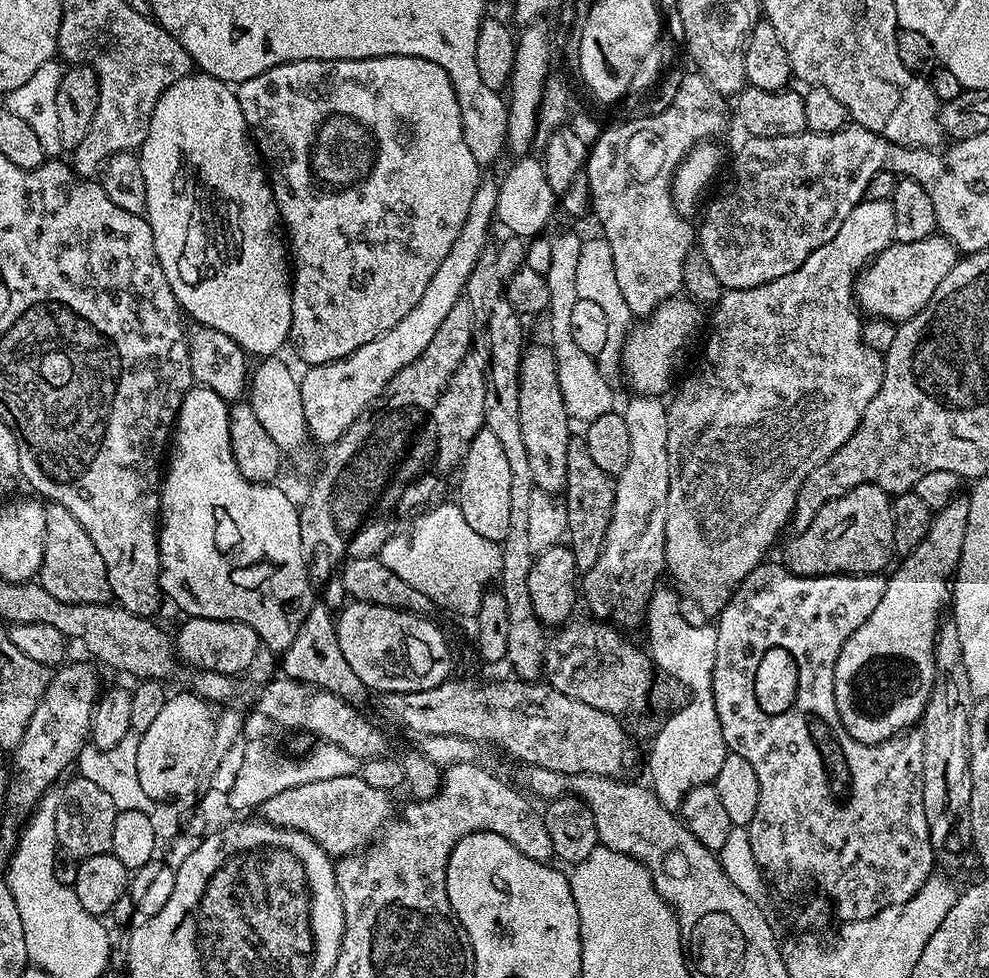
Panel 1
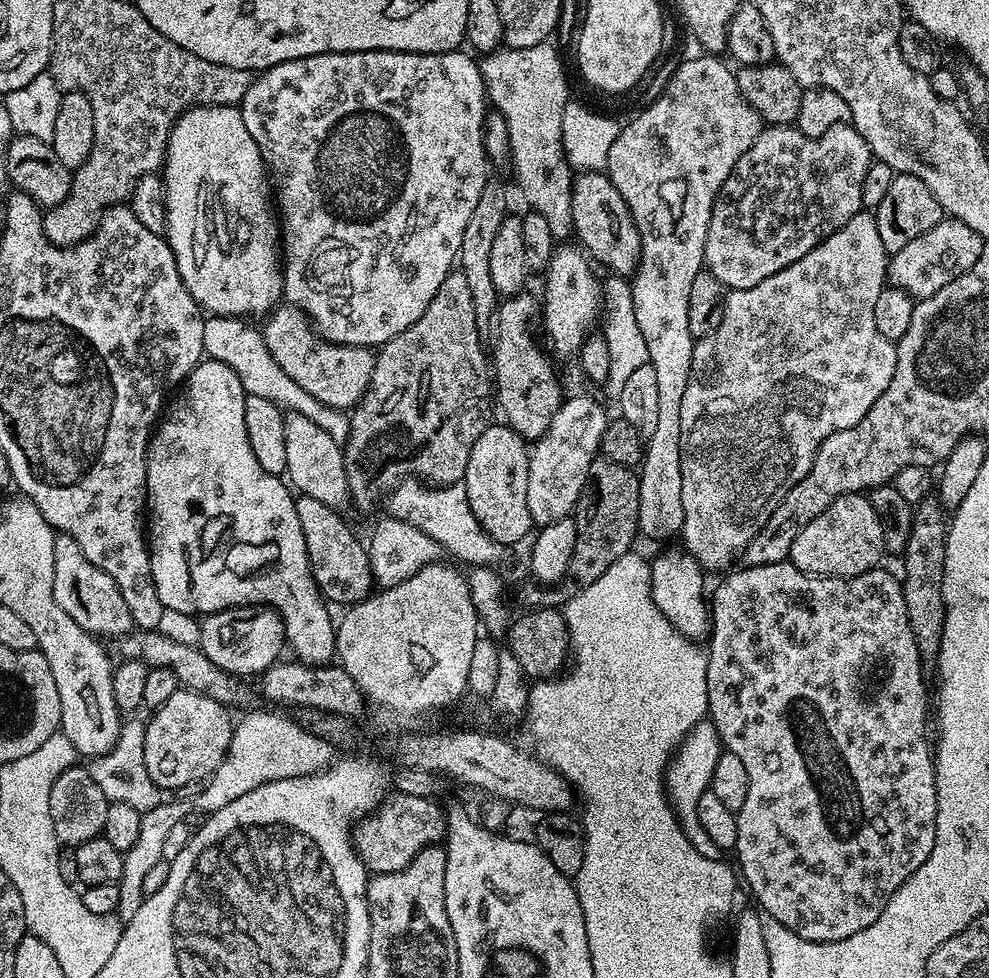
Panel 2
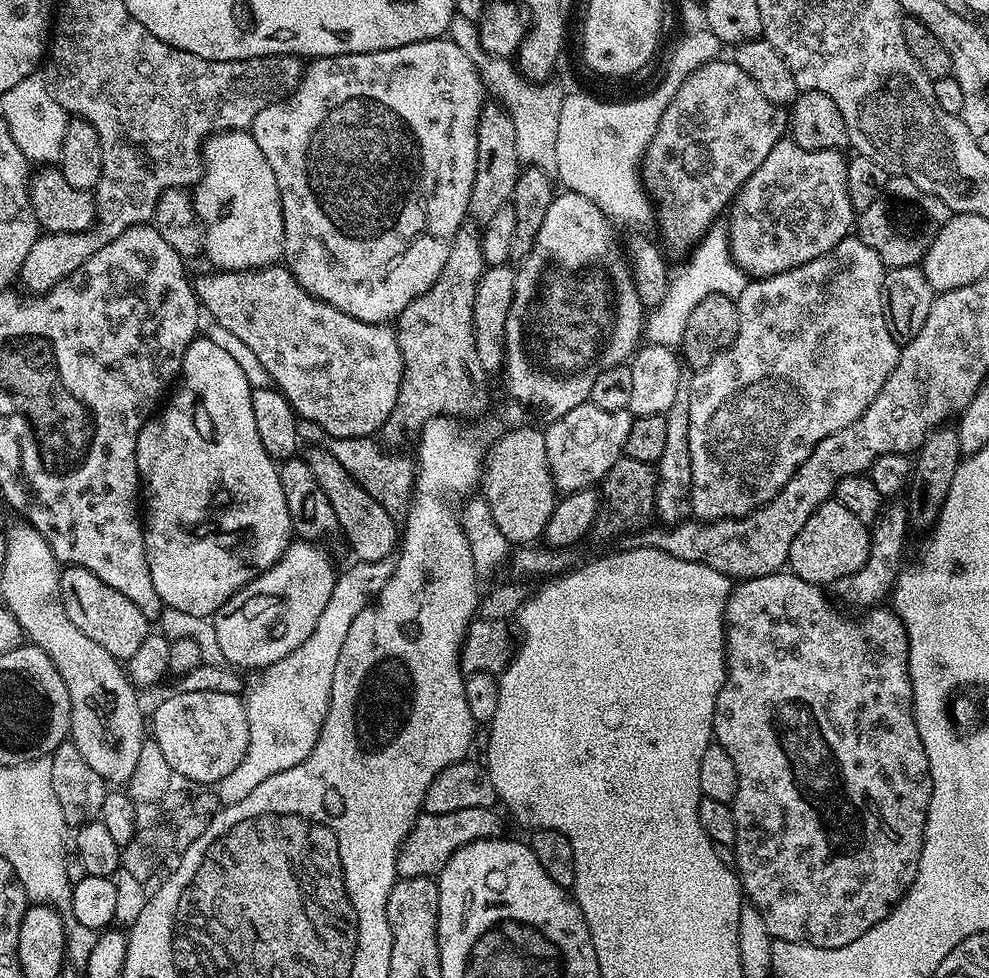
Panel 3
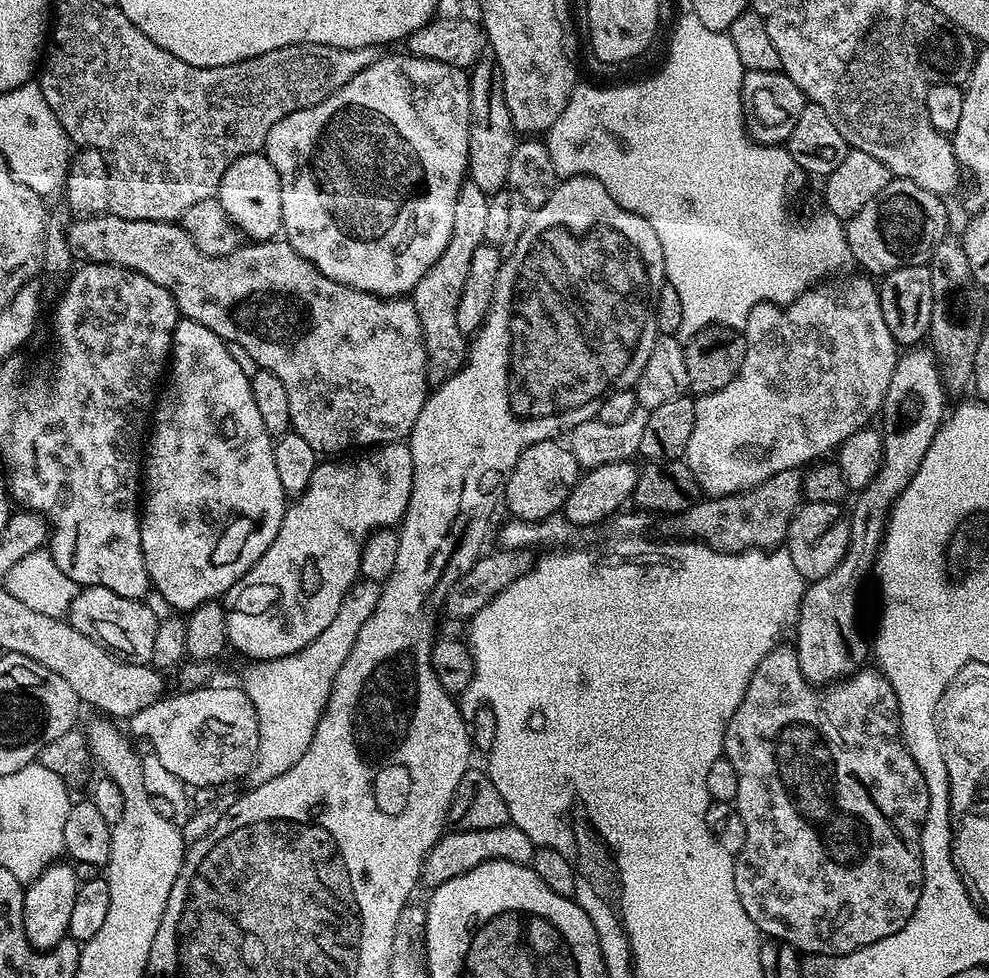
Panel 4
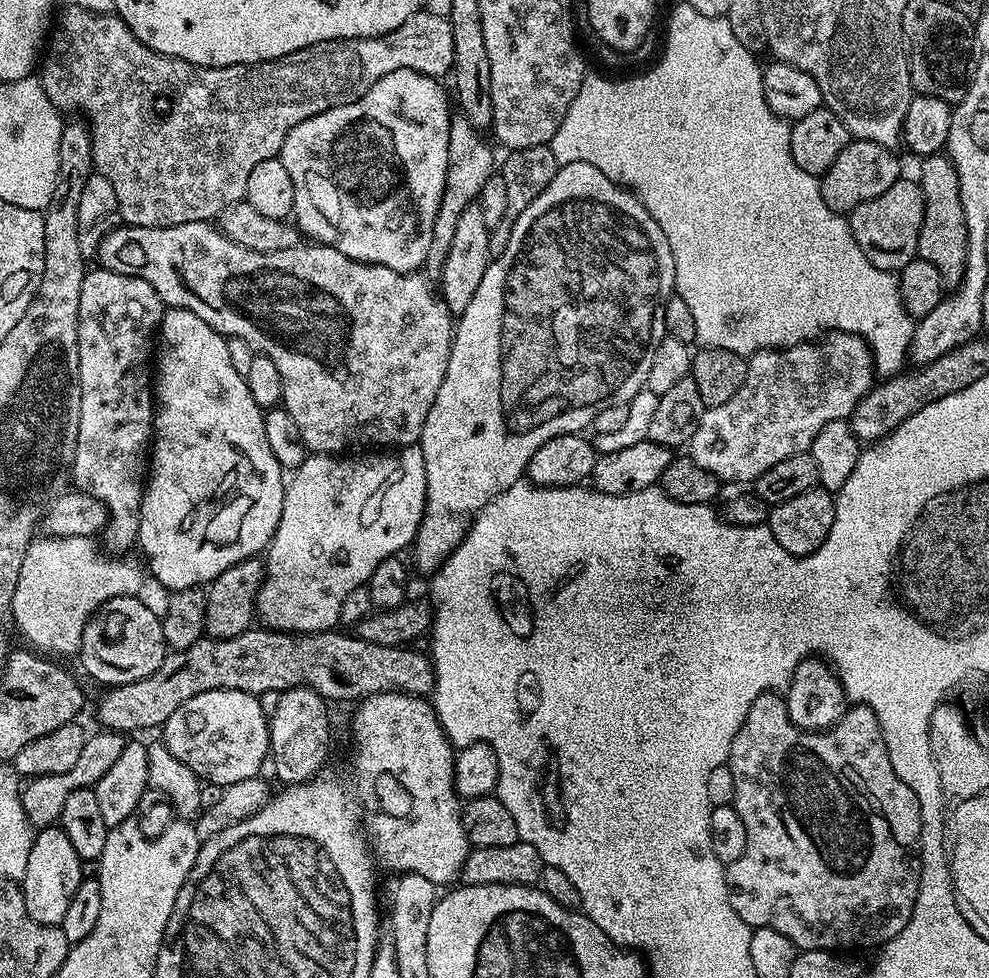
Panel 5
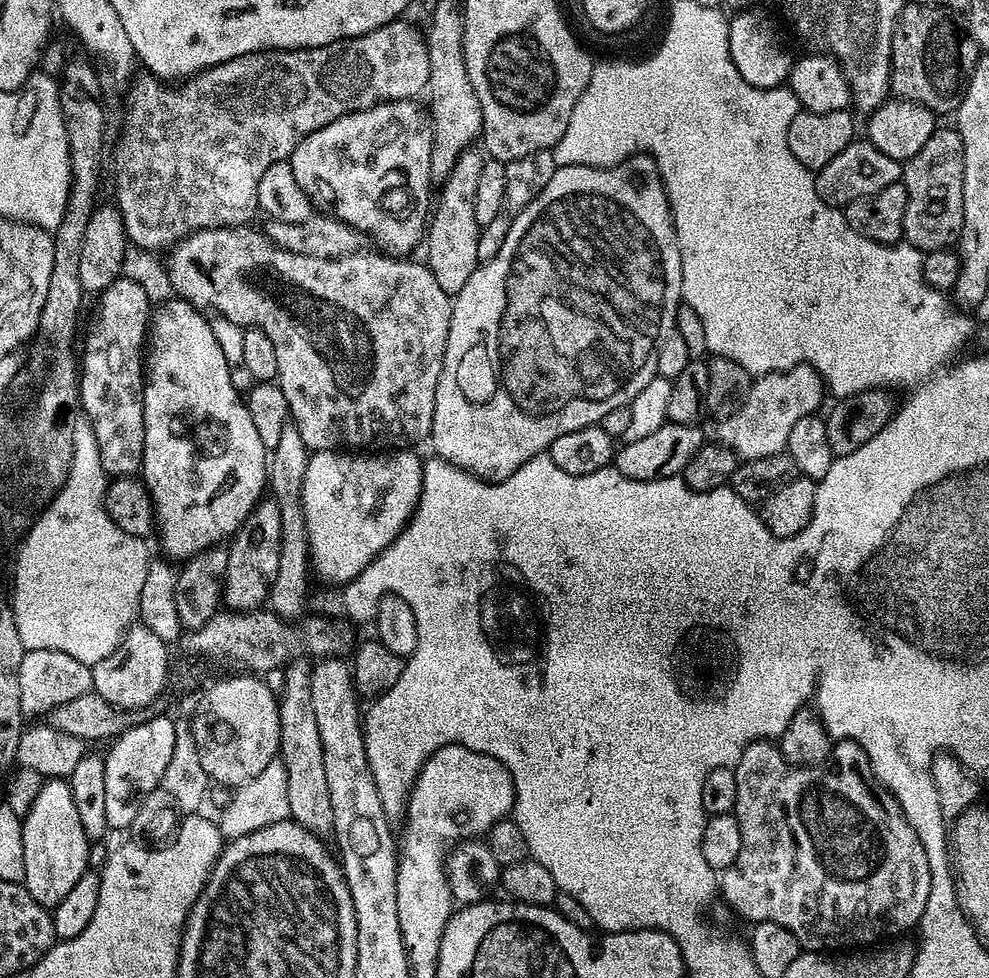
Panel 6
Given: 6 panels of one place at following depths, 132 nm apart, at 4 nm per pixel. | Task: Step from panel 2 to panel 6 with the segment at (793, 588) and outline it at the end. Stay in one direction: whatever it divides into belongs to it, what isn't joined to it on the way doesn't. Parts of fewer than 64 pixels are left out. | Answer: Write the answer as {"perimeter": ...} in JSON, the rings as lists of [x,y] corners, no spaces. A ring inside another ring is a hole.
{"perimeter":[[[756,740],[744,747],[742,758],[738,758],[734,771],[738,782],[738,798],[734,814],[738,818],[738,826],[742,826],[742,850],[738,850],[738,858],[734,858],[734,862],[730,862],[730,866],[719,873],[718,892],[721,897],[724,895],[725,902],[742,919],[752,924],[774,922],[790,930],[790,934],[798,938],[803,951],[822,953],[827,953],[829,950],[856,950],[861,946],[876,946],[889,938],[907,933],[904,932],[907,928],[915,929],[919,925],[922,910],[926,910],[926,898],[930,898],[930,862],[926,862],[926,850],[918,834],[914,834],[914,826],[906,822],[902,806],[884,789],[884,785],[874,774],[870,758],[862,746],[858,746],[853,740],[835,741],[832,753],[828,755],[826,762],[801,768],[798,764],[789,764],[775,743]]]}

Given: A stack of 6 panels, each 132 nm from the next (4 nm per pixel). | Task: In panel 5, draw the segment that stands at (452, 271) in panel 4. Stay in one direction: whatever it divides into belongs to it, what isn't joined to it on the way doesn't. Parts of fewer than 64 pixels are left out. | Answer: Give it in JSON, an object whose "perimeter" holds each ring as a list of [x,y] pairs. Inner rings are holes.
{"perimeter":[[[453,119],[450,126],[446,190],[442,194],[442,202],[438,206],[438,216],[434,218],[434,230],[430,234],[428,257],[424,259],[424,268],[429,277],[439,277],[441,270],[444,269],[446,254],[450,250],[450,242],[454,242],[454,229],[458,227],[458,218],[462,218],[462,210],[466,210],[466,206],[479,201],[482,186],[486,186],[486,178],[494,175],[494,168],[492,168],[493,145],[491,143],[488,145],[480,136],[483,135],[468,119]]]}

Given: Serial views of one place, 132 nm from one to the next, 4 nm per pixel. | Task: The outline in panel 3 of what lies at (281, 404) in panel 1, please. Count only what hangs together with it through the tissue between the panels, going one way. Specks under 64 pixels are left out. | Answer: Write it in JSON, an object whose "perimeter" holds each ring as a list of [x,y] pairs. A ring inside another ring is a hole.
{"perimeter":[[[320,448],[311,452],[314,453],[307,457],[308,464],[331,502],[342,534],[344,532],[354,554],[353,557],[362,561],[389,559],[398,544],[398,524],[395,524],[395,517],[368,491],[361,488],[356,479],[351,477],[330,453]]]}

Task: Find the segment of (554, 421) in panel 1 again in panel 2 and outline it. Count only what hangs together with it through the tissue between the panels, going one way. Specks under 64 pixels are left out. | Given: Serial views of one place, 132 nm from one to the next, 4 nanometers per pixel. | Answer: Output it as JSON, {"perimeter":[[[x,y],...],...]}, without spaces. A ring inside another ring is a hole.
{"perimeter":[[[525,290],[499,301],[494,335],[491,337],[492,348],[490,344],[495,403],[499,411],[500,408],[504,411],[503,419],[508,427],[514,429],[525,442],[535,442],[546,434],[546,430],[550,430],[550,422],[554,422],[554,414],[558,414],[562,403],[560,380],[556,377],[555,366],[552,365],[553,357],[542,347],[538,336],[536,341],[536,336],[532,333],[535,328],[537,331],[542,304],[530,292]]]}

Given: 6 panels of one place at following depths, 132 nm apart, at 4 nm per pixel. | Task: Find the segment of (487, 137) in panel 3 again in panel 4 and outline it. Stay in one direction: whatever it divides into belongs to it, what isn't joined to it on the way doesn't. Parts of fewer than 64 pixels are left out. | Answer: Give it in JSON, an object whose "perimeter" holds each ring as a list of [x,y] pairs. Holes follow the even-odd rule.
{"perimeter":[[[481,58],[472,65],[468,89],[470,90],[470,142],[467,179],[483,192],[489,194],[503,192],[508,183],[510,154],[514,154],[516,149],[518,133],[510,118],[510,109],[506,106],[502,70],[496,65],[495,59]]]}

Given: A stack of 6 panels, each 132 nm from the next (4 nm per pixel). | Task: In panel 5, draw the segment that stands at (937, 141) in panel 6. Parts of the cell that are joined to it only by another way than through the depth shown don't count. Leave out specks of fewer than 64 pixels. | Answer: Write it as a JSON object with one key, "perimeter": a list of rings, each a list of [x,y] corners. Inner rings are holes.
{"perimeter":[[[947,155],[925,156],[919,161],[918,183],[924,199],[922,230],[918,234],[919,259],[930,262],[945,285],[959,284],[966,270],[966,214],[962,214],[962,194],[958,174]]]}

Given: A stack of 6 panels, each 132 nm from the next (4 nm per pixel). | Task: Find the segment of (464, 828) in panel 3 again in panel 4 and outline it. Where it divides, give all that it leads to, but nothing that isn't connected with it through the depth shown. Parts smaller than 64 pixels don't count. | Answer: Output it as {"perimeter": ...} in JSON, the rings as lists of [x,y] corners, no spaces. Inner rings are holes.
{"perimeter":[[[512,823],[503,824],[490,830],[470,830],[469,832],[445,831],[439,842],[426,854],[424,865],[420,870],[420,884],[431,890],[442,886],[442,882],[450,882],[450,878],[458,878],[458,874],[466,874],[466,870],[474,870],[474,866],[482,866],[482,862],[505,860],[531,865],[536,845],[518,830]]]}

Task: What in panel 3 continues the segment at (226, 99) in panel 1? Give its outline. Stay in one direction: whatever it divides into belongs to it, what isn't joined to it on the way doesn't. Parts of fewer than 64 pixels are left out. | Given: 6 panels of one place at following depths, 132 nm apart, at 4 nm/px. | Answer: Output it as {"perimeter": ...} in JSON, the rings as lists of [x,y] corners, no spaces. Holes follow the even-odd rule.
{"perimeter":[[[233,130],[218,132],[204,141],[202,149],[204,171],[194,186],[196,213],[204,226],[203,255],[213,269],[225,272],[245,272],[251,268],[267,268],[275,265],[284,255],[284,219],[282,202],[278,194],[278,182],[274,182],[274,170],[266,162],[266,154],[258,150],[251,131]]]}

